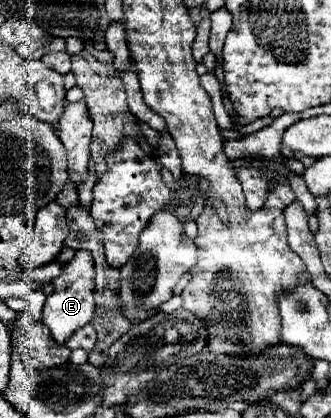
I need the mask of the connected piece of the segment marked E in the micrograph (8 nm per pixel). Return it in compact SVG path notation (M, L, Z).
M77 251L75 257L69 263L65 263L65 273L61 273L61 277L57 277L57 281L51 281L51 283L53 283L53 291L47 295L47 301L43 305L43 325L51 331L51 337L57 343L67 343L67 339L77 329L81 329L93 319L95 269L93 269L91 253Z

